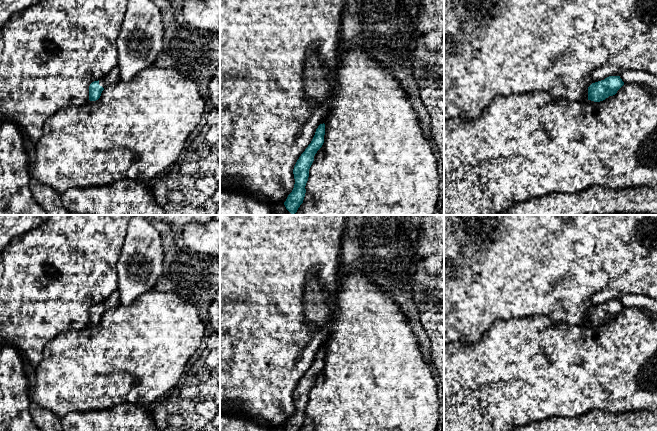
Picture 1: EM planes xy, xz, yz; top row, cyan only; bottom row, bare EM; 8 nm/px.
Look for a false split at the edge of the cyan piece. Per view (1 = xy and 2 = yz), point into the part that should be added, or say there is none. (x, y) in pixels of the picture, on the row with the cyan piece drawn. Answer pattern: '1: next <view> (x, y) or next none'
1: next xy (112, 77)
2: next none

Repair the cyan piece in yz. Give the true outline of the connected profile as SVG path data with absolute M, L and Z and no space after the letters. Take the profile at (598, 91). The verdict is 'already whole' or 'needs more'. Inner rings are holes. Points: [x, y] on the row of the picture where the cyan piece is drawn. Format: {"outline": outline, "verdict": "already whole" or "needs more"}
{"outline": "M609 76L604 80L592 83L588 87L588 100L600 102L613 96L624 85L620 76Z", "verdict": "already whole"}

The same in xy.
{"outline": "M117 67L110 70L104 77L94 81L89 86L89 100L96 101L100 98L102 91L112 84L121 82Z", "verdict": "needs more"}

